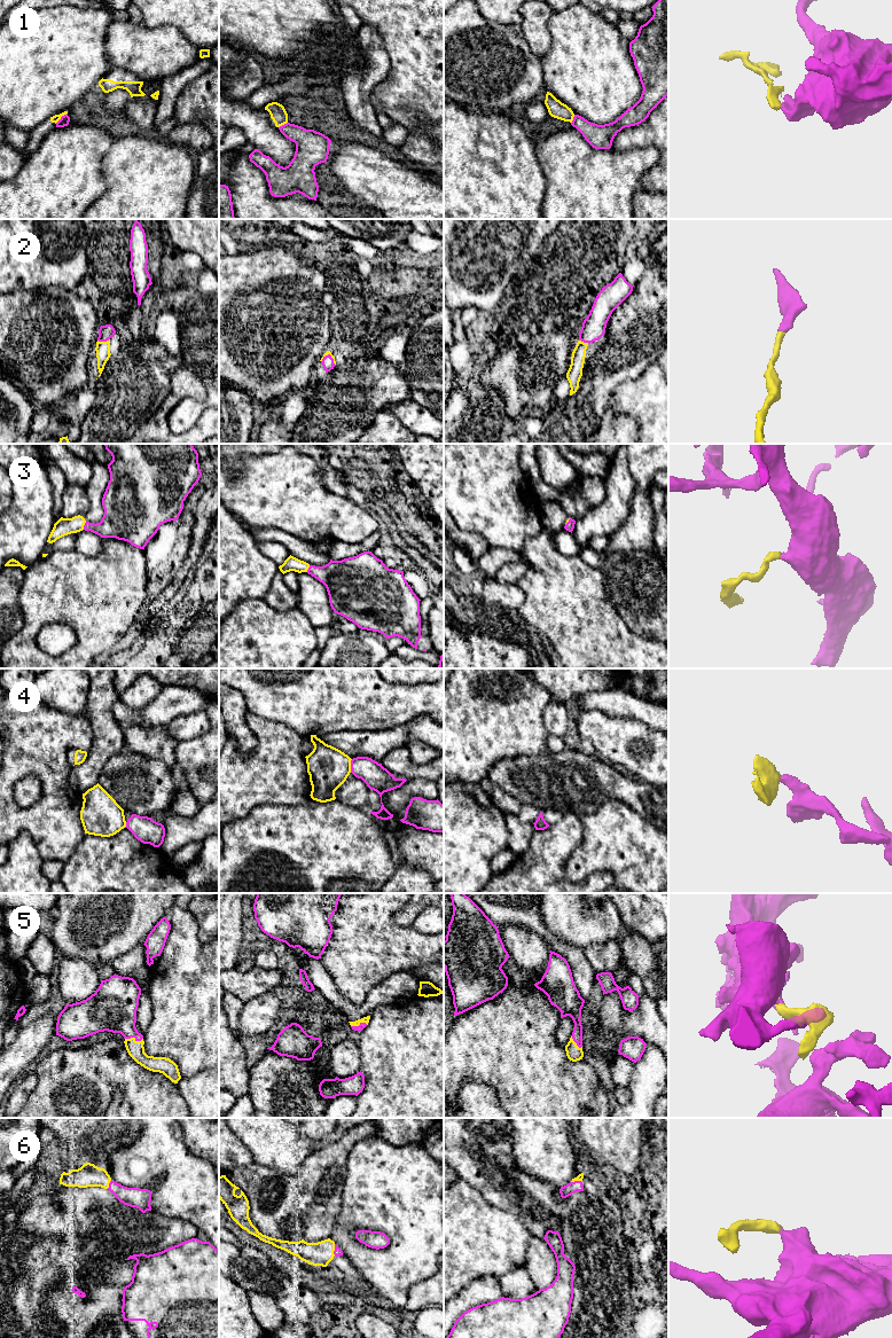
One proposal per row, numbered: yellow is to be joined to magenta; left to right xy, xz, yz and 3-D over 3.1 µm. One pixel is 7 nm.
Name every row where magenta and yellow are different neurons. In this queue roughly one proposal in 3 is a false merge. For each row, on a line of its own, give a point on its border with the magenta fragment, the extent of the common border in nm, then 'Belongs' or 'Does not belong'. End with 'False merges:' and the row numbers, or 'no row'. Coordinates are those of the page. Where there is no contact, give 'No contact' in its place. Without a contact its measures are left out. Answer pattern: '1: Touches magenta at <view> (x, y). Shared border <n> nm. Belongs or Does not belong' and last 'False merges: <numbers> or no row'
1: Touches magenta at xy (61, 117). Shared border 120 nm. Does not belong
2: Touches magenta at xy (103, 341). Shared border 90 nm. Belongs
3: Touches magenta at xy (84, 525). Shared border 60 nm. Belongs
4: Touches magenta at xz (351, 766). Shared border 100 nm. Does not belong
5: Touches magenta at xy (134, 1037). Shared border 130 nm. Belongs
6: Touches magenta at xy (109, 1184). Shared border 70 nm. Belongs
False merges: 1, 4

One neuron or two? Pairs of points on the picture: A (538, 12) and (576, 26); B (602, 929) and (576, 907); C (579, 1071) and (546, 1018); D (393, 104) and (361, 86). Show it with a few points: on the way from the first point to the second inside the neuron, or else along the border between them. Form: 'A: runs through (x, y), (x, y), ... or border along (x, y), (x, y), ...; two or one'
A: border along (553, 12), (548, 21), (550, 42); two
B: runs through (595, 922), (583, 910); one
C: runs through (564, 1064), (546, 1046), (546, 1033); one
D: border along (378, 81), (369, 95), (369, 102), (375, 110); two

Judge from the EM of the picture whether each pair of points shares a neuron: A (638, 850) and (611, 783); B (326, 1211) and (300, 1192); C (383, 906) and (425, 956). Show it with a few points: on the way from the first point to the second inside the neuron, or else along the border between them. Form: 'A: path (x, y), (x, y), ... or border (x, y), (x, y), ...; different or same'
A: border (593, 811), (610, 799), (619, 799), (641, 815); different
B: path (320, 1210), (306, 1198); same
C: path (383, 920), (412, 948); same

